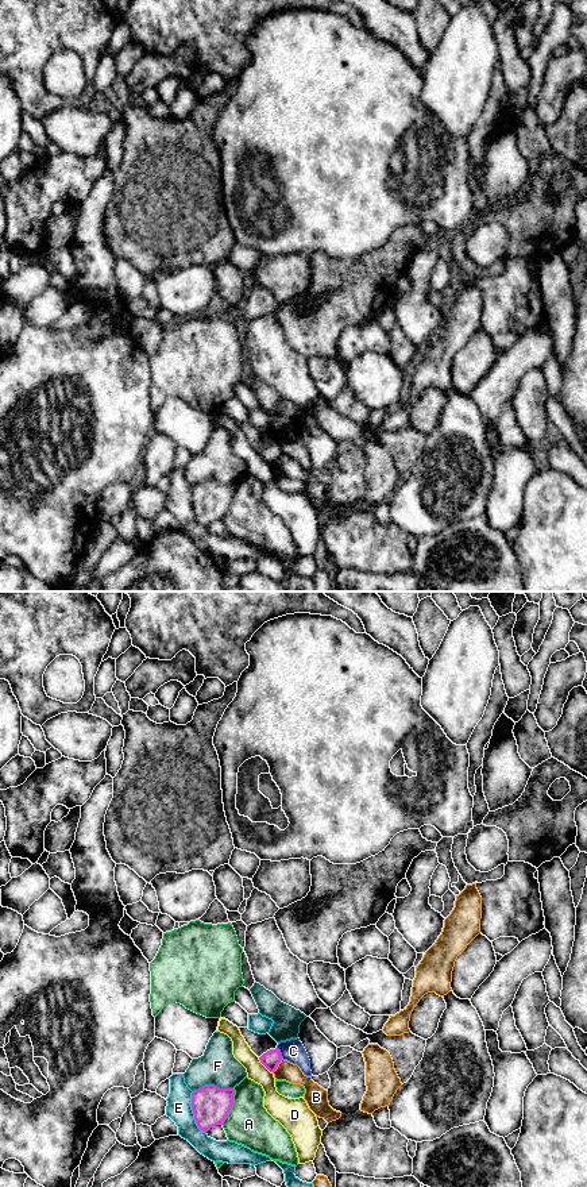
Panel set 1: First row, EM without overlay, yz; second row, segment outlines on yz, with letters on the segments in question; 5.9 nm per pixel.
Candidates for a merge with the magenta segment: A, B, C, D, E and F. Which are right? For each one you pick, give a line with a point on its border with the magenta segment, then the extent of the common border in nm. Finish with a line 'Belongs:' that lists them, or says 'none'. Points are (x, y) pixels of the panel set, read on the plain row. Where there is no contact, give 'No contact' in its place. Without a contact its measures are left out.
Belongs: none

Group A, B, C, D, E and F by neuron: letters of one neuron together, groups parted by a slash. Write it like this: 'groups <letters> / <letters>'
groups A / B / C / D / E / F

